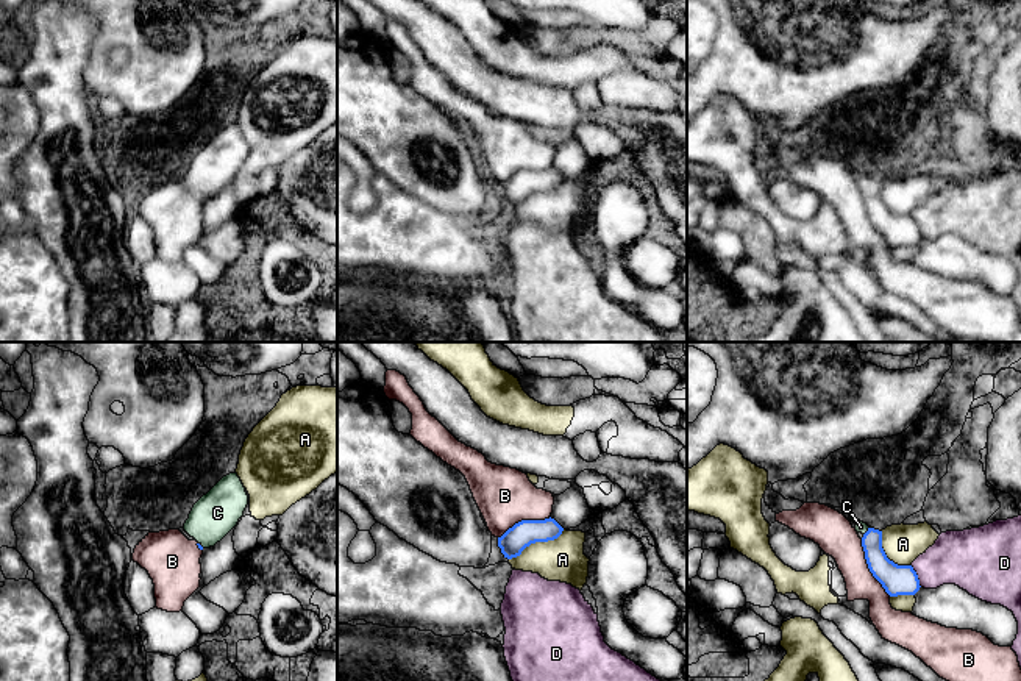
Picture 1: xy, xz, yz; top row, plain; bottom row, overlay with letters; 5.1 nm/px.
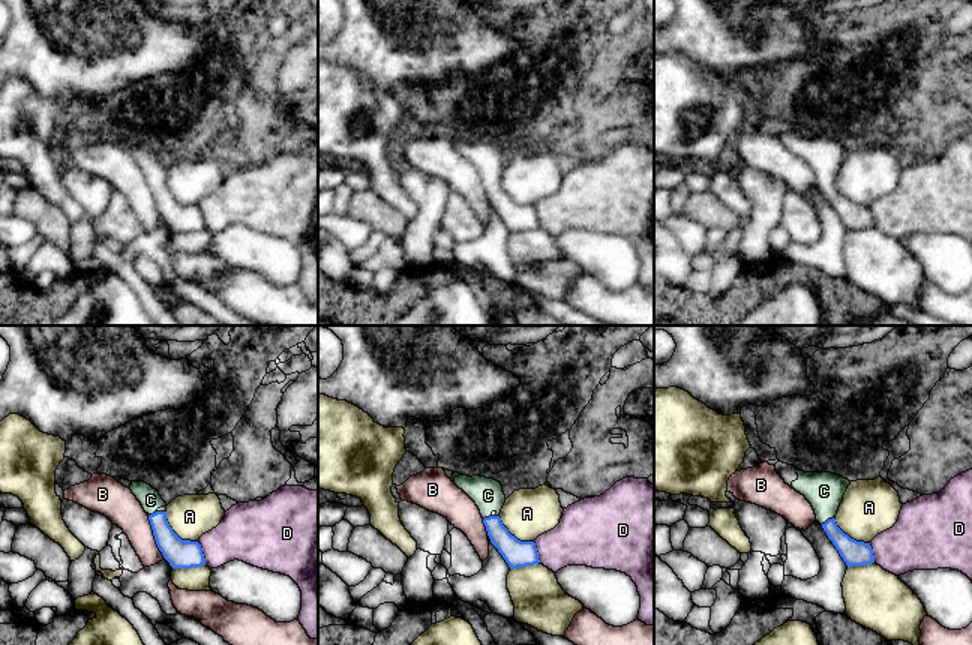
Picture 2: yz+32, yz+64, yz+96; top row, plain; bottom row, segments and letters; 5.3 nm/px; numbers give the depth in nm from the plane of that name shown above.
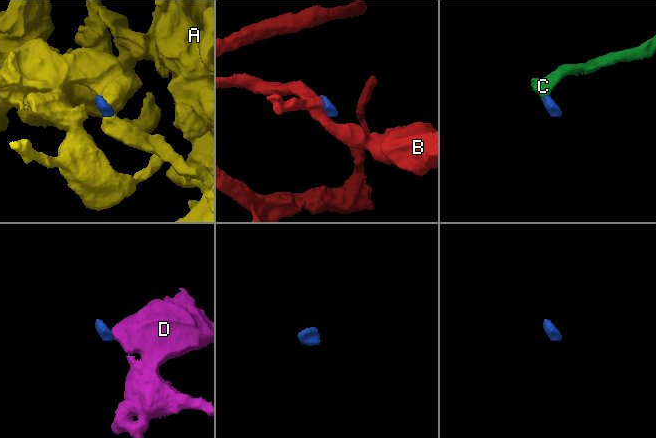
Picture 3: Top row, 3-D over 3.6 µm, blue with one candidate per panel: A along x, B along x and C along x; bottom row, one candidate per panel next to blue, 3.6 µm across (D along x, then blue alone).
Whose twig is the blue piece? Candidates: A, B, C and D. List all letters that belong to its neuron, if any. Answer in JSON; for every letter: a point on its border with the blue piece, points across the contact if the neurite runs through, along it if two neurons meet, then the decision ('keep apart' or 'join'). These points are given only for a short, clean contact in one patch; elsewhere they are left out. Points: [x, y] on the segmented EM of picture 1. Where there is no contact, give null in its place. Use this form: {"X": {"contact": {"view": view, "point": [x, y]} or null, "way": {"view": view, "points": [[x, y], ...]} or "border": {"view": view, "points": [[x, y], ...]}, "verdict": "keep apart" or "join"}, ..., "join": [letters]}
{"A": {"contact": {"view": "xz", "point": [536, 541]}, "verdict": "keep apart"}, "B": {"contact": {"view": "yz", "point": [868, 567]}, "border": {"view": "yz", "points": [[860, 539], [868, 570], [890, 595]]}, "verdict": "keep apart"}, "C": {"contact": {"view": "yz", "point": [867, 531]}, "way": {"view": "yz", "points": [[889, 574], [878, 563], [867, 531], [860, 527]]}, "verdict": "join"}, "D": {"contact": {"view": "yz", "point": [917, 577]}, "border": {"view": "yz", "points": [[910, 566], [921, 586]]}, "verdict": "keep apart"}, "join": ["C"]}

